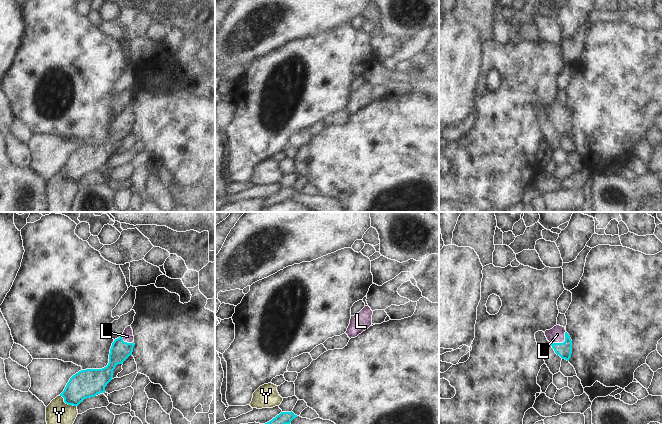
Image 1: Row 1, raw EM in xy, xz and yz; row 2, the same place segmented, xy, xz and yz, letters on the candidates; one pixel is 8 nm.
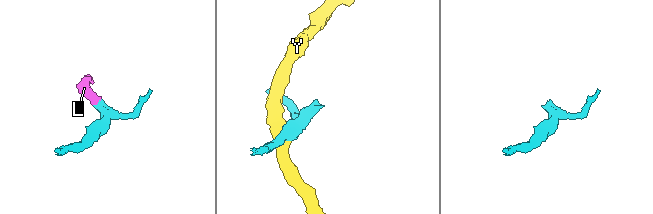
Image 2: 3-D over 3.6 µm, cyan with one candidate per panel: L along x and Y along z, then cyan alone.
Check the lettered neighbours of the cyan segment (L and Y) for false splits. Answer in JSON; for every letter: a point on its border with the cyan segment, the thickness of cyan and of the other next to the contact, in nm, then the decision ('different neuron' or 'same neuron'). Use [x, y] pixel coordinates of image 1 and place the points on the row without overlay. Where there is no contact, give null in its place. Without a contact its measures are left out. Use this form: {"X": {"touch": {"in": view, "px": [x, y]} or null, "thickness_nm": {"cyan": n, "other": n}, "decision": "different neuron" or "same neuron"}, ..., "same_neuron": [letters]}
{"L": {"touch": {"in": "yz", "px": [563, 118]}, "thickness_nm": {"cyan": 120, "other": 130}, "decision": "same neuron"}, "Y": {"touch": {"in": "xy", "px": [67, 179]}, "thickness_nm": {"cyan": 220, "other": 220}, "decision": "different neuron"}, "same_neuron": ["L"]}

